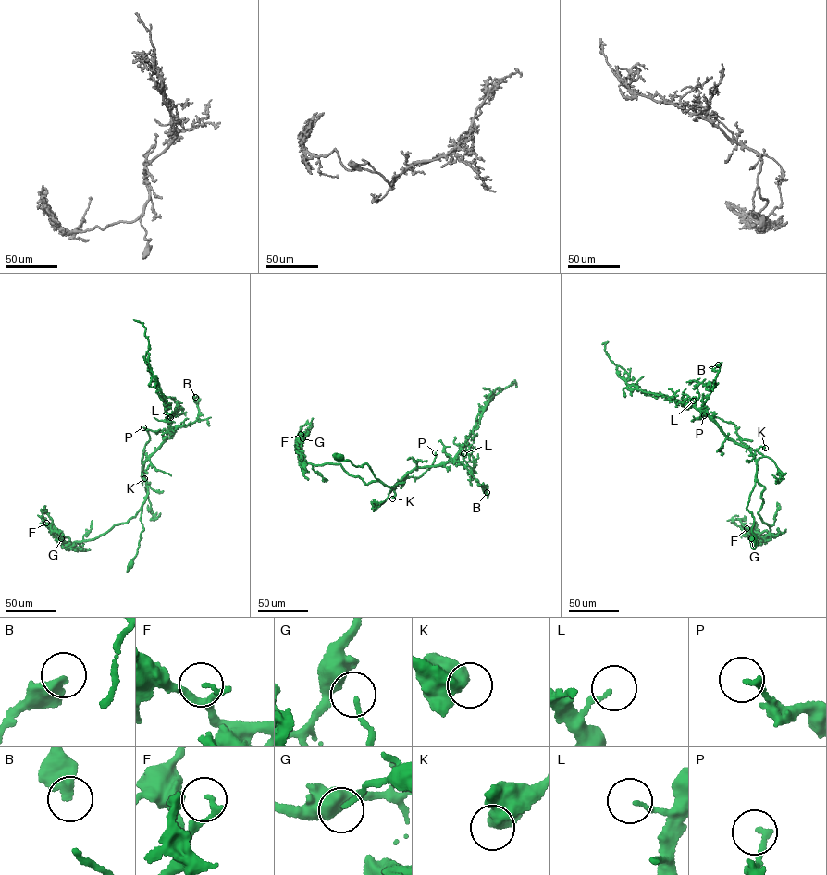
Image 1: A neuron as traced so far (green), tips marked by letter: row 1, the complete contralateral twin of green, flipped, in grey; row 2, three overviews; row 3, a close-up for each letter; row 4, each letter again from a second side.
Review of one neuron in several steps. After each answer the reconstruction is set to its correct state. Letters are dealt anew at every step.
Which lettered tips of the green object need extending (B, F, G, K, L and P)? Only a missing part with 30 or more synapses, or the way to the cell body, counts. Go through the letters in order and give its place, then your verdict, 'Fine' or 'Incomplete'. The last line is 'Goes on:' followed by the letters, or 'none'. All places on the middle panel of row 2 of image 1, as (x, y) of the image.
B: Place: (487, 492). Fine
F: Place: (301, 434). Fine
G: Place: (302, 438). Fine
K: Place: (392, 499). Fine
L: Place: (463, 453). Fine
P: Place: (435, 452). Fine
Goes on: none

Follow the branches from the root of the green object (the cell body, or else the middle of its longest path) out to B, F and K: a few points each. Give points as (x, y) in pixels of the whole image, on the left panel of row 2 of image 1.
B: (131, 563), (143, 529), (140, 518), (147, 489), (141, 474), (143, 465), (170, 430), (198, 418), (195, 397)
F: (131, 563), (143, 529), (141, 508), (127, 523), (81, 541), (70, 542), (46, 523)
K: (131, 563), (143, 529), (140, 518), (147, 489), (141, 476), (144, 478)

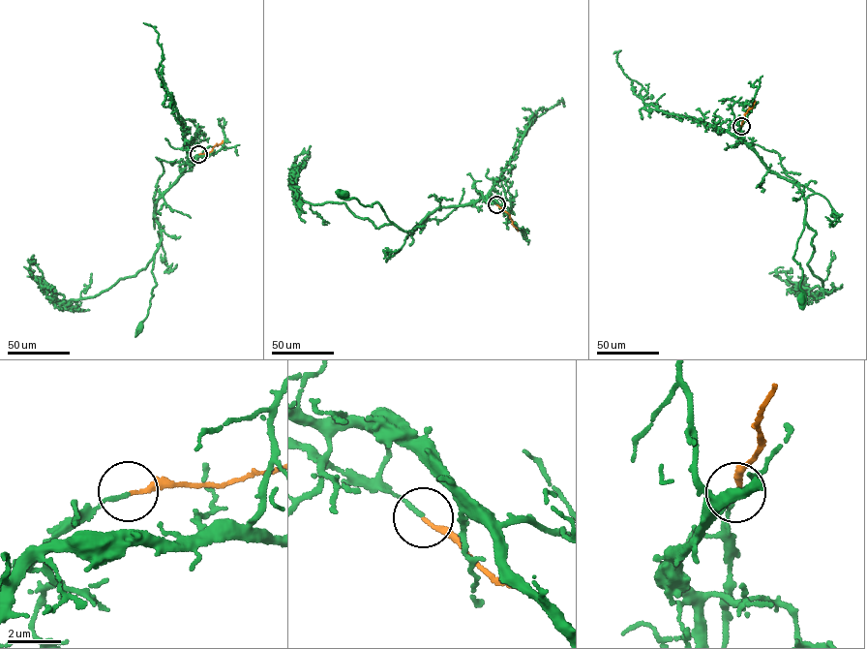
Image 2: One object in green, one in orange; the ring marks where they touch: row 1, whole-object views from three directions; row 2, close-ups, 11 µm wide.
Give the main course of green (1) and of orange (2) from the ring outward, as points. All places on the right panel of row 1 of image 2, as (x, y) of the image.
1: (741, 126), (738, 137), (767, 168), (797, 187), (805, 200), (803, 230), (793, 258), (802, 271), (801, 298)
2: (741, 126), (744, 114), (755, 101)

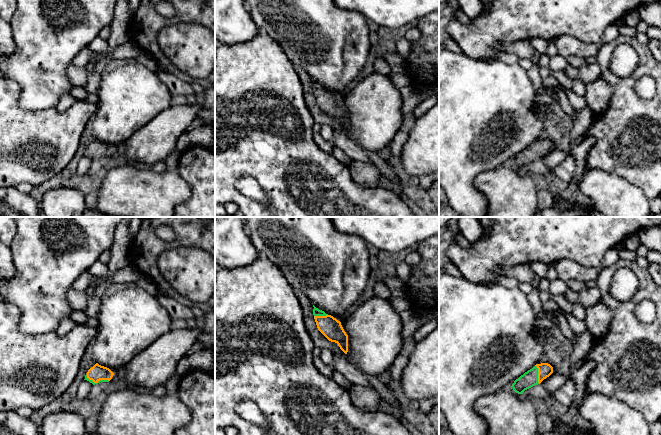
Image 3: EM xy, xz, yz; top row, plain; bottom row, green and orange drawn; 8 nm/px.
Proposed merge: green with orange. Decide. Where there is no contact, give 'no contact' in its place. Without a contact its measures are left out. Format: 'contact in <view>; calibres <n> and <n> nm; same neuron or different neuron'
contact in yz; calibres 130 and 110 nm; same neuron

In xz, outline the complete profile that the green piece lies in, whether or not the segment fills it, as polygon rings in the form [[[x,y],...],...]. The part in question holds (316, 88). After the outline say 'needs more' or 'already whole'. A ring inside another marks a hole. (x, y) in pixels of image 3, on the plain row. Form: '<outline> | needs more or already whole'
[[[313,81],[313,91],[318,106],[331,118],[338,120],[340,125],[347,130],[348,111],[344,107],[341,98]]] | needs more

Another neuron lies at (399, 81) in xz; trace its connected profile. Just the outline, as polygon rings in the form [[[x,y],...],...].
[[[390,73],[389,77],[393,83],[393,85],[397,88],[397,89],[401,89],[407,85],[410,84],[410,79],[408,78],[408,76],[406,76],[404,73],[402,74],[395,74],[395,73]]]

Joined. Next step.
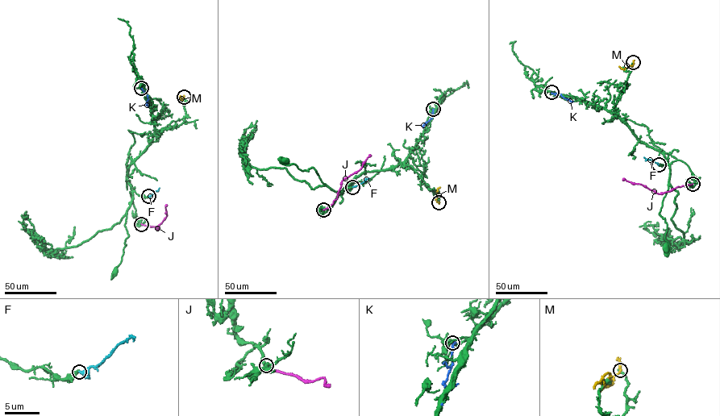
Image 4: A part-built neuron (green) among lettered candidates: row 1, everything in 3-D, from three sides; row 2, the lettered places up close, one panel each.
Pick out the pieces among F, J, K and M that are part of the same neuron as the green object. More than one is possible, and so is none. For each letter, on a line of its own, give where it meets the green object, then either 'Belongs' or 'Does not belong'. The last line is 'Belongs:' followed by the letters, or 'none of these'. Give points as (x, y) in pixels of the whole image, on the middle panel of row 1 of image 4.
F: Touches green at (352, 187). Belongs
J: Touches green at (323, 210). Does not belong
K: Touches green at (433, 109). Does not belong
M: Touches green at (439, 202). Does not belong
Belongs: F

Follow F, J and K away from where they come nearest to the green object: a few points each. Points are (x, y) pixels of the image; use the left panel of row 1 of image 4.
F: (148, 196), (160, 188)
J: (141, 224), (159, 229), (167, 215), (166, 205)
K: (141, 88), (147, 95), (148, 106)

